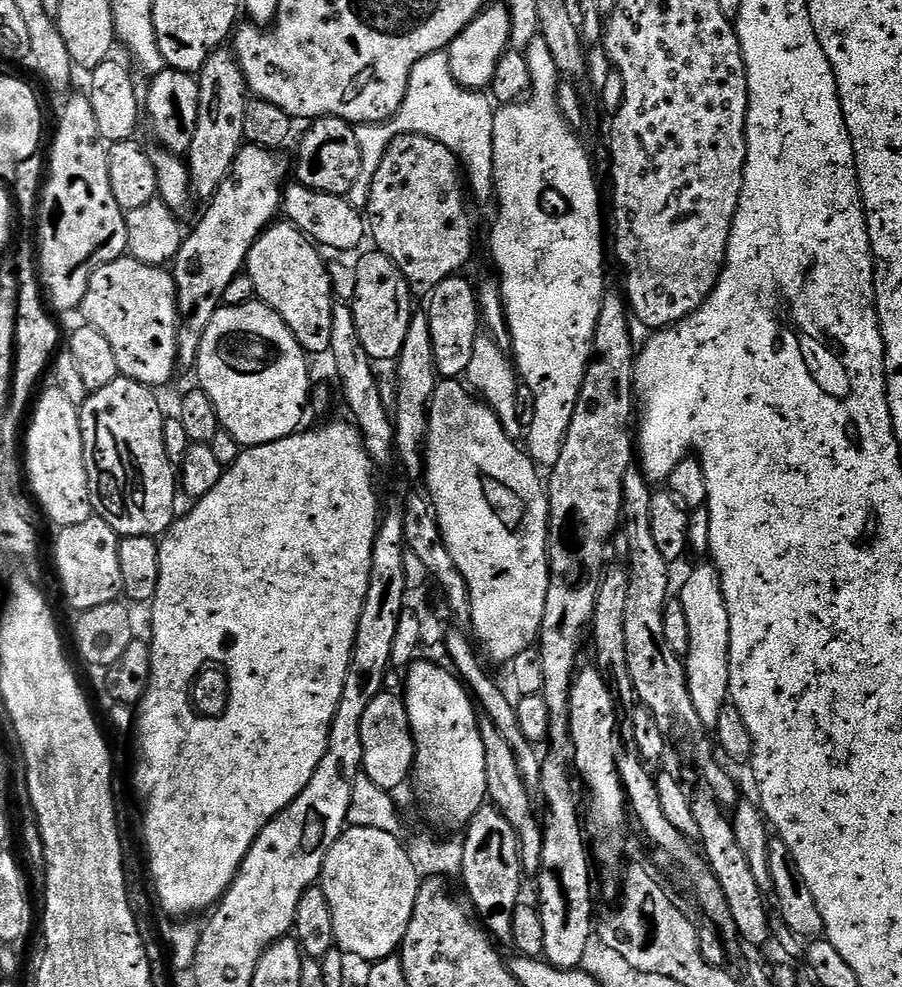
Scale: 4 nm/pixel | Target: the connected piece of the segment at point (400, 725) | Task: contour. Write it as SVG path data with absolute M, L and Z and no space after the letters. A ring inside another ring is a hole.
M391 690L380 692L366 706L366 714L362 714L362 765L363 775L374 782L374 786L396 790L396 787L409 779L415 762L415 742L412 737L410 718L403 699Z

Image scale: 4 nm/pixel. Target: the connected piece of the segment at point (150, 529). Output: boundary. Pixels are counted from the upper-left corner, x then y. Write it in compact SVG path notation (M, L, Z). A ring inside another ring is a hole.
M118 378L110 382L110 386L102 386L102 390L91 393L88 400L78 408L92 511L103 518L121 538L163 537L178 516L178 472L174 461L166 454L166 446L162 442L162 426L166 412L160 409L160 404L152 392L155 391L149 385L139 384L137 380Z

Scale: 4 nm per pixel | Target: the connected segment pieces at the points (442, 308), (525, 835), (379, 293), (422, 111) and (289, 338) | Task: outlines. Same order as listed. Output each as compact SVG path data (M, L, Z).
M457 274L438 282L438 286L427 297L428 309L426 315L430 326L430 342L434 350L434 362L436 371L444 378L460 378L467 373L470 366L470 358L474 354L474 342L482 332L482 321L480 318L480 297L477 289L467 280L467 275Z
M487 718L479 721L482 743L486 750L486 786L488 787L487 799L494 807L505 816L513 827L517 842L520 844L520 862L525 873L536 874L540 871L540 855L542 854L542 842L544 834L538 812L532 809L533 793L526 790L522 782L522 774L518 770L518 762L514 762L514 750L510 750L510 744Z
M371 250L356 264L356 289L352 292L350 307L354 314L354 326L358 326L358 338L362 338L362 350L373 362L400 359L400 351L406 342L410 322L414 315L414 293L406 278L394 266L394 262L379 250Z
M447 70L410 74L406 98L390 121L396 136L428 136L442 142L468 168L491 170L494 166L494 118L496 108L483 91L463 88Z
M249 302L246 304L233 304L231 306L221 306L216 309L213 316L207 317L204 333L200 336L200 349L196 352L196 376L198 379L198 387L207 394L210 402L214 402L214 410L220 419L220 426L223 431L229 432L237 442L244 448L257 448L263 444L270 442L278 442L282 438L293 435L301 427L300 424L304 420L304 408L310 404L310 383L308 384L308 360L309 357L294 338L294 334L286 326L286 322L282 322L280 315L272 308L259 302Z

